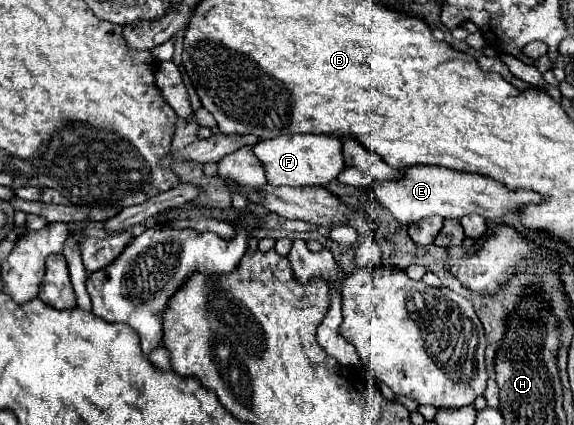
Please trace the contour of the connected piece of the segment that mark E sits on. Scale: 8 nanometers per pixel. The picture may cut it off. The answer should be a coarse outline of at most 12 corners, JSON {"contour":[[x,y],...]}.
{"contour":[[414,165],[370,187],[402,225],[496,219],[542,201],[490,177]]}

